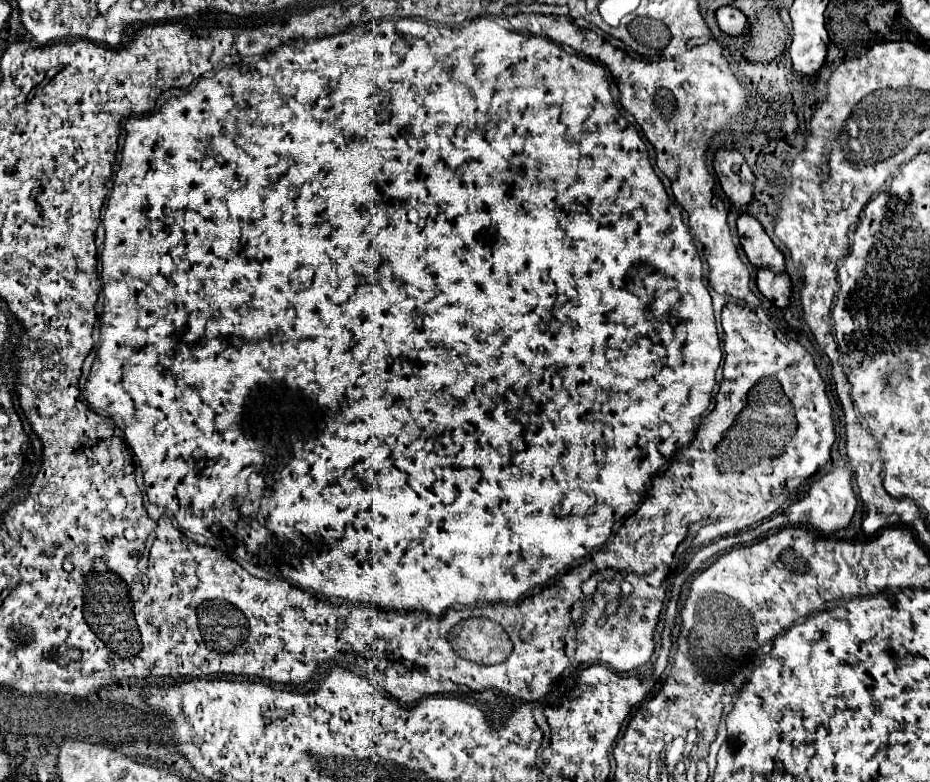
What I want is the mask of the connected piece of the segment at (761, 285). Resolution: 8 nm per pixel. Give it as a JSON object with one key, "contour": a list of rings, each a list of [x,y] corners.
{"contour":[[[758,267],[756,285],[764,297],[768,297],[776,307],[784,309],[790,303],[790,277],[786,273],[774,273],[768,267]]]}

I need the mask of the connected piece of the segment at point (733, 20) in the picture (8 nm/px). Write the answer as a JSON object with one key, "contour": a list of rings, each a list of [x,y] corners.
{"contour":[[[730,5],[720,7],[716,11],[716,19],[718,19],[718,27],[728,35],[736,37],[736,35],[742,35],[746,31],[746,23],[748,23],[746,15],[736,7],[730,7]]]}

